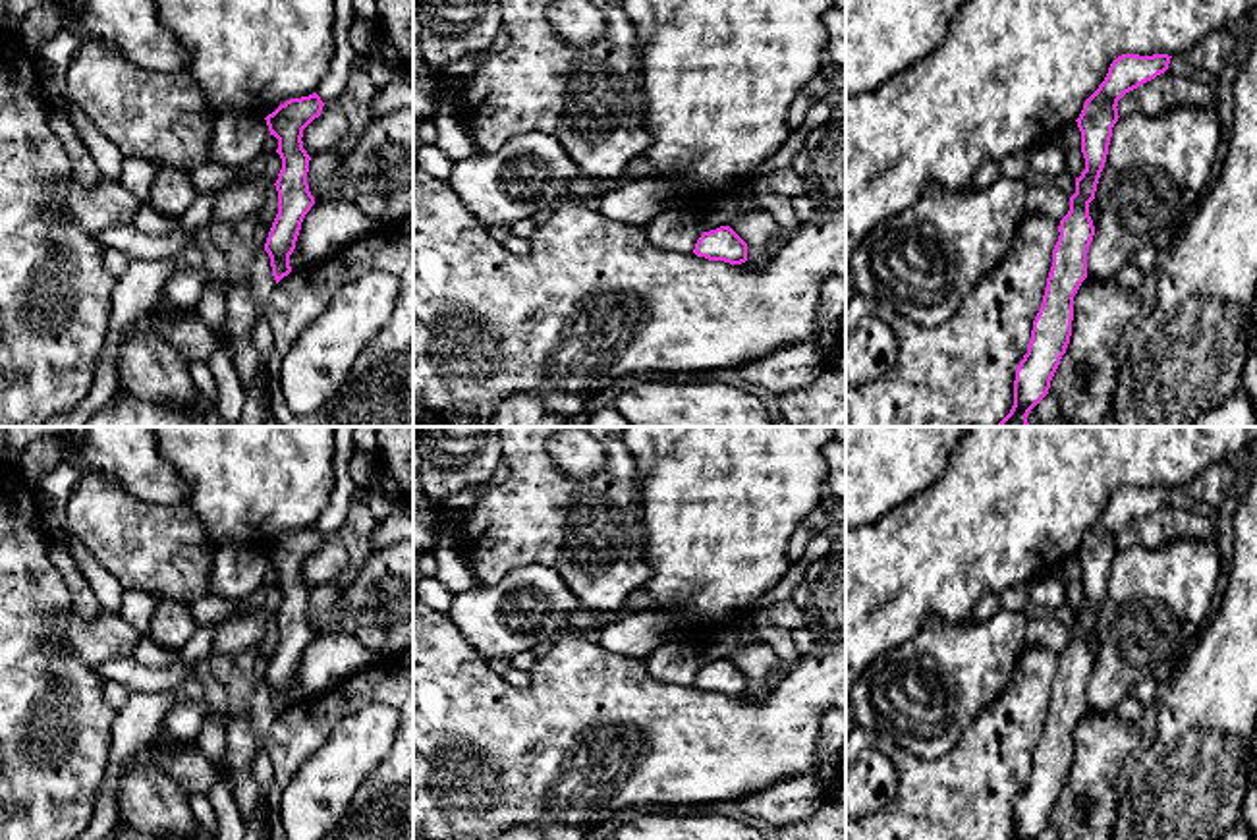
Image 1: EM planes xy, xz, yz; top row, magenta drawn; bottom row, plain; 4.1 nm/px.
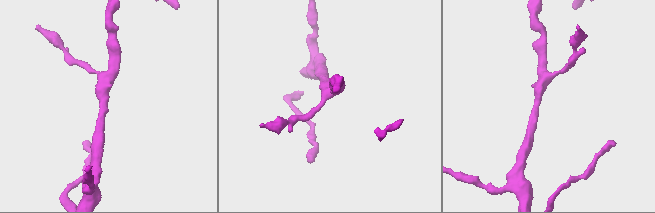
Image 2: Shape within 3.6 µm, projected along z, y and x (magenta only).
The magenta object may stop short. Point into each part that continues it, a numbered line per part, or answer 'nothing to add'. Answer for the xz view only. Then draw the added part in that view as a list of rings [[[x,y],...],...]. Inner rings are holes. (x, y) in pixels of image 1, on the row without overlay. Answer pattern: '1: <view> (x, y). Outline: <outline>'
nothing to add

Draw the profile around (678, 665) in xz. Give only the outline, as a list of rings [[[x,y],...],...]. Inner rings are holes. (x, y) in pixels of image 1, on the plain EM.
[[[664,645],[645,657],[647,672],[656,680],[672,686],[693,686],[703,662],[695,645]]]

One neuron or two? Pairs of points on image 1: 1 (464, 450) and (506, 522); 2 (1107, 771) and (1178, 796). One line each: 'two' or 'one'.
1: two
2: two

